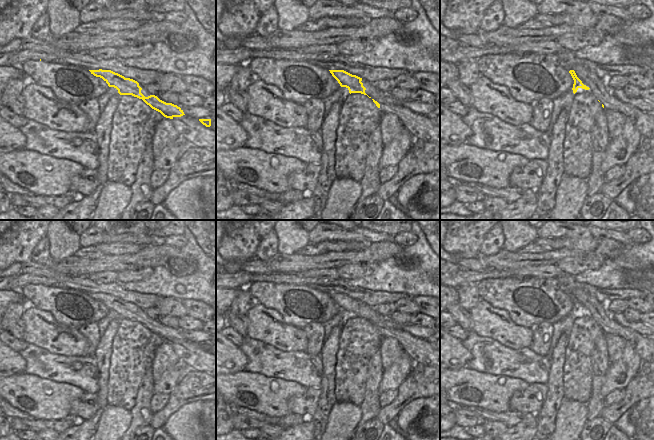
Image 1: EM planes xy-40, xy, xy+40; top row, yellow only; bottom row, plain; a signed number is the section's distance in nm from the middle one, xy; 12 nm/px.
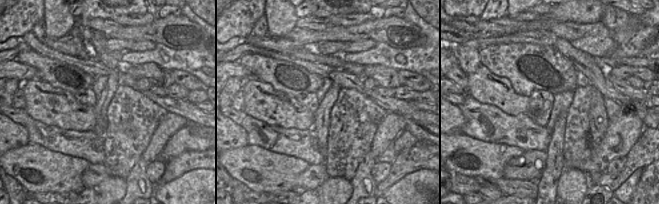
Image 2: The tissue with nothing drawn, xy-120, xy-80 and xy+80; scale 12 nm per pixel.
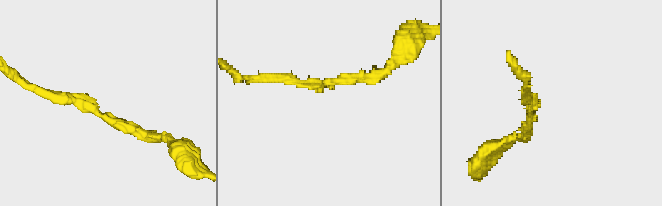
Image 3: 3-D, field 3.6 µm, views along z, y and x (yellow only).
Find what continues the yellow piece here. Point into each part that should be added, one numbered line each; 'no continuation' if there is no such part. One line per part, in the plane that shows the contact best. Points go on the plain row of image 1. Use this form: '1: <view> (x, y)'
no continuation

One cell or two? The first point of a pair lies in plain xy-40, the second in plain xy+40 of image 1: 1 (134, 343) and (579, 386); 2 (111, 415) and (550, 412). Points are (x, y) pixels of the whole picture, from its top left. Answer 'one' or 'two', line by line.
1: one
2: two

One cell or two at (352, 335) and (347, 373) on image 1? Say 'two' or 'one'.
one

